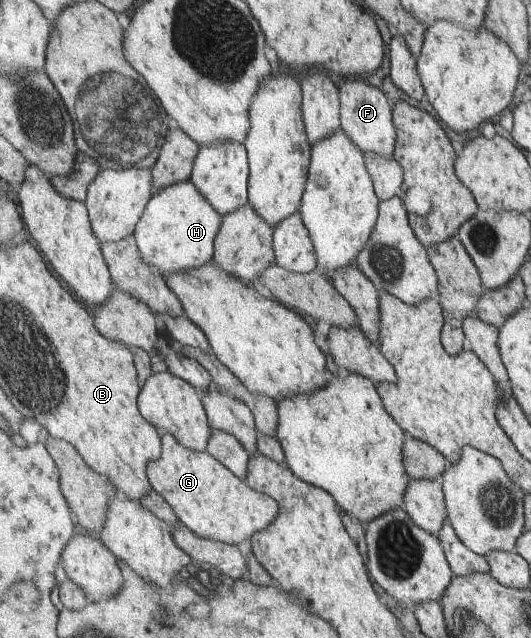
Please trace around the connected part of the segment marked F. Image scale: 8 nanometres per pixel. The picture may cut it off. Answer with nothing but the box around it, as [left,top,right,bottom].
[340,77,397,156]

